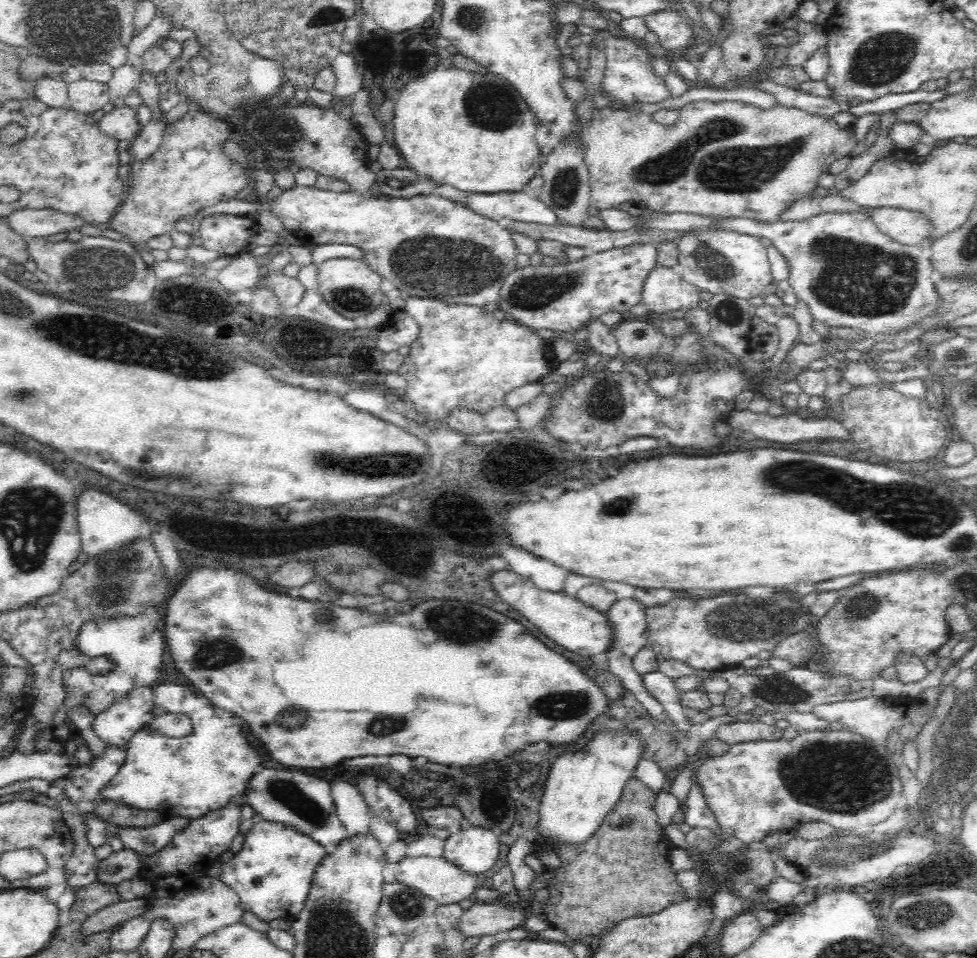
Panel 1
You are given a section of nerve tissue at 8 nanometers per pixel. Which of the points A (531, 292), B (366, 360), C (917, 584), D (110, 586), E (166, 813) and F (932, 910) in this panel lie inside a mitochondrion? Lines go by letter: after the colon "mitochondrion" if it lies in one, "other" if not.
A: mitochondrion
B: other
C: other
D: mitochondrion
E: other
F: mitochondrion

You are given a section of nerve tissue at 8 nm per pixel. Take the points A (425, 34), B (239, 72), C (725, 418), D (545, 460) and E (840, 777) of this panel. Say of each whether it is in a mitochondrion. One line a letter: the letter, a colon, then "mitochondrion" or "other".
A: other
B: mitochondrion
C: other
D: other
E: mitochondrion

